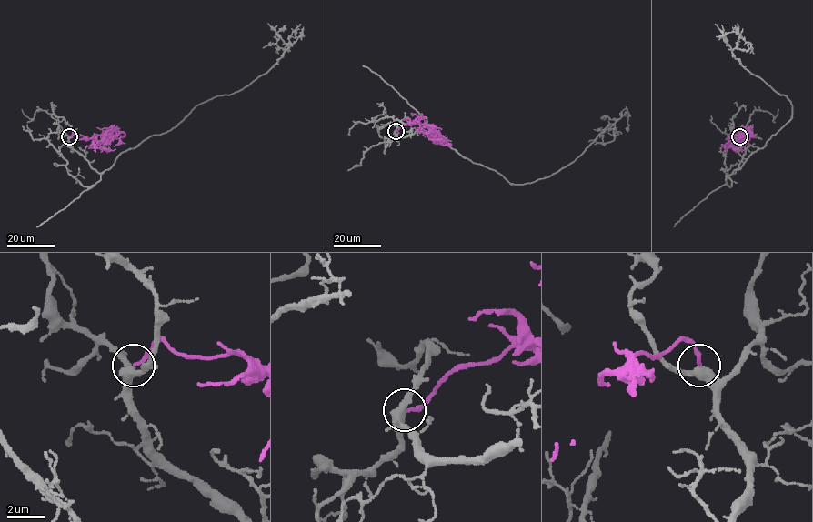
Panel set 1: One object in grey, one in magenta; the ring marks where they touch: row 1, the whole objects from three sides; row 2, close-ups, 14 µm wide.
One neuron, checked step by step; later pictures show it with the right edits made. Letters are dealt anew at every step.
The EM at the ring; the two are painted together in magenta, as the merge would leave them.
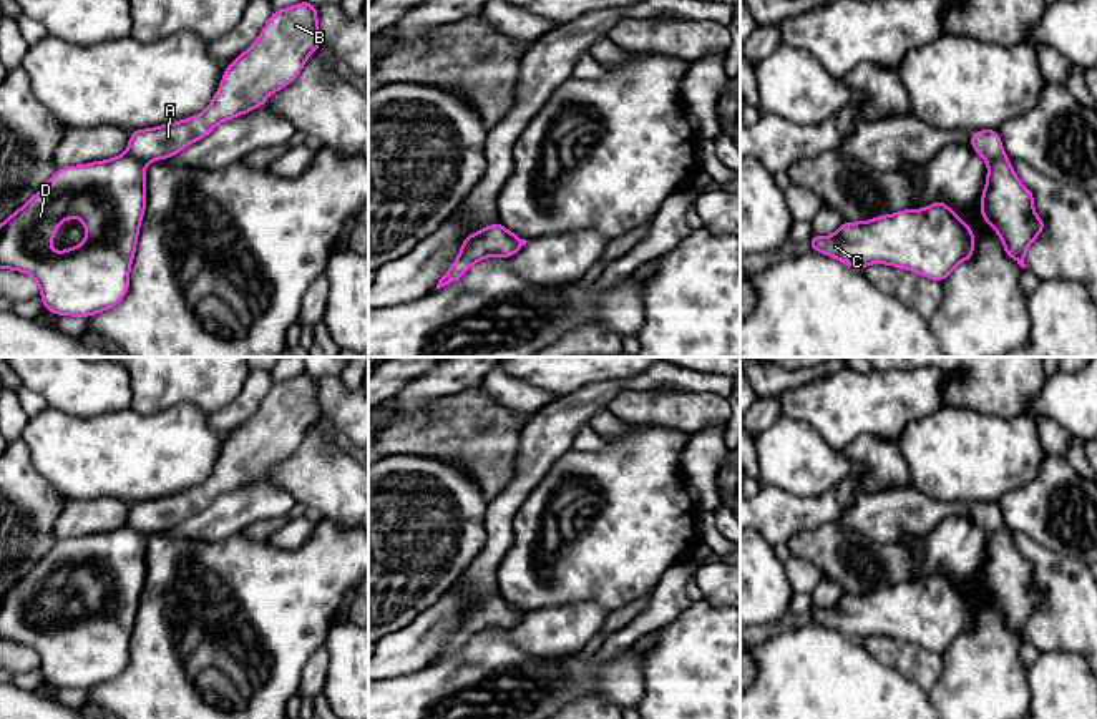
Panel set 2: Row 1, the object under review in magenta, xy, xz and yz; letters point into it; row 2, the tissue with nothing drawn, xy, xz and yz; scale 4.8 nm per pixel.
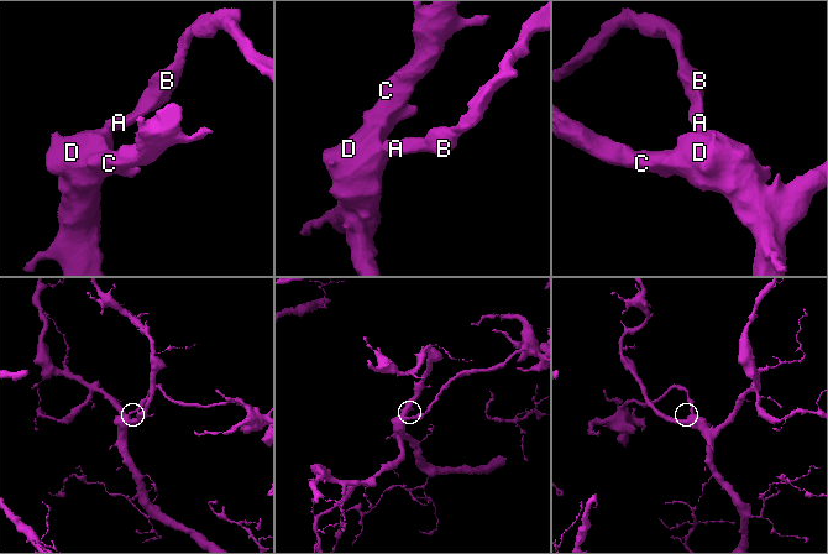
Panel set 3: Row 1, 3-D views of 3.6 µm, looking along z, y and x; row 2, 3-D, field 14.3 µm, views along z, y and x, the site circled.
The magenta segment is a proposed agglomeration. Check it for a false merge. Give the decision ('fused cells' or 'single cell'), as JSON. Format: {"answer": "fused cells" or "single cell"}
{"answer": "fused cells"}

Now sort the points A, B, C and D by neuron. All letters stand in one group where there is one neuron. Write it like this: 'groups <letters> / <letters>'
groups A B / C D

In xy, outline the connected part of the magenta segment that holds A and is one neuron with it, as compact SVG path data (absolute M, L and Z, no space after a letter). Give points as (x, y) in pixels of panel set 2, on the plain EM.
M302 372L272 384L257 412L227 437L204 483L171 496L129 505L126 525L143 535L169 531L206 510L221 493L262 478L271 465L299 448L309 427L319 420L317 377Z

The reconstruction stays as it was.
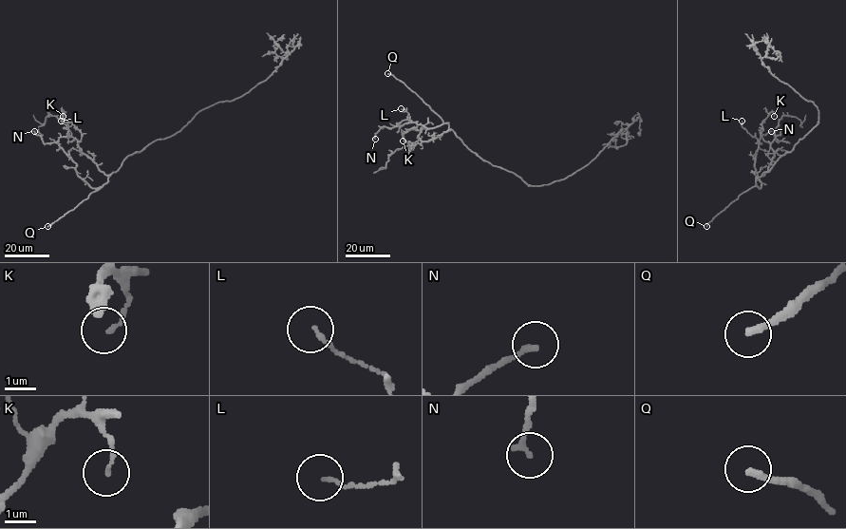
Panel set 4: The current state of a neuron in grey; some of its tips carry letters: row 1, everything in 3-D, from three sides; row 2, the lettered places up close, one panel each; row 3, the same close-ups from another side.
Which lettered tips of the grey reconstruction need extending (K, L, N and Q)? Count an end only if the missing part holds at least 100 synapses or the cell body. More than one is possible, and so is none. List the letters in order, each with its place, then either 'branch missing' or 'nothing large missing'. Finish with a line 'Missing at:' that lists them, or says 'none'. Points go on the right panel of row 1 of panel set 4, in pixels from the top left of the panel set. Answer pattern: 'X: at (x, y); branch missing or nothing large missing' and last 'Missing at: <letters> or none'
K: at (774, 116); nothing large missing
L: at (742, 121); nothing large missing
N: at (771, 131); nothing large missing
Q: at (706, 226); branch missing
Missing at: Q

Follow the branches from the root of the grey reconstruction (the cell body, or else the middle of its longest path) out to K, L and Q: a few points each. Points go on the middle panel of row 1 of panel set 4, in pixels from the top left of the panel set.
K: (510, 172), (479, 158), (451, 129), (428, 141), (418, 137), (421, 127), (408, 129), (404, 132), (403, 141)
L: (510, 172), (472, 152), (448, 128), (448, 122), (432, 128), (417, 122), (399, 125), (408, 113), (401, 108)
Q: (510, 172), (472, 152), (448, 128), (448, 122), (444, 122), (414, 92), (387, 73)

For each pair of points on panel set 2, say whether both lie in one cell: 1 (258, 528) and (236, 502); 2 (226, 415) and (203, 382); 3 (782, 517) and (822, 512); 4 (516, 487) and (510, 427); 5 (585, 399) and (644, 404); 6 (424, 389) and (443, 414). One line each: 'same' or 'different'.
1: different
2: different
3: same
4: different
5: different
6: different

